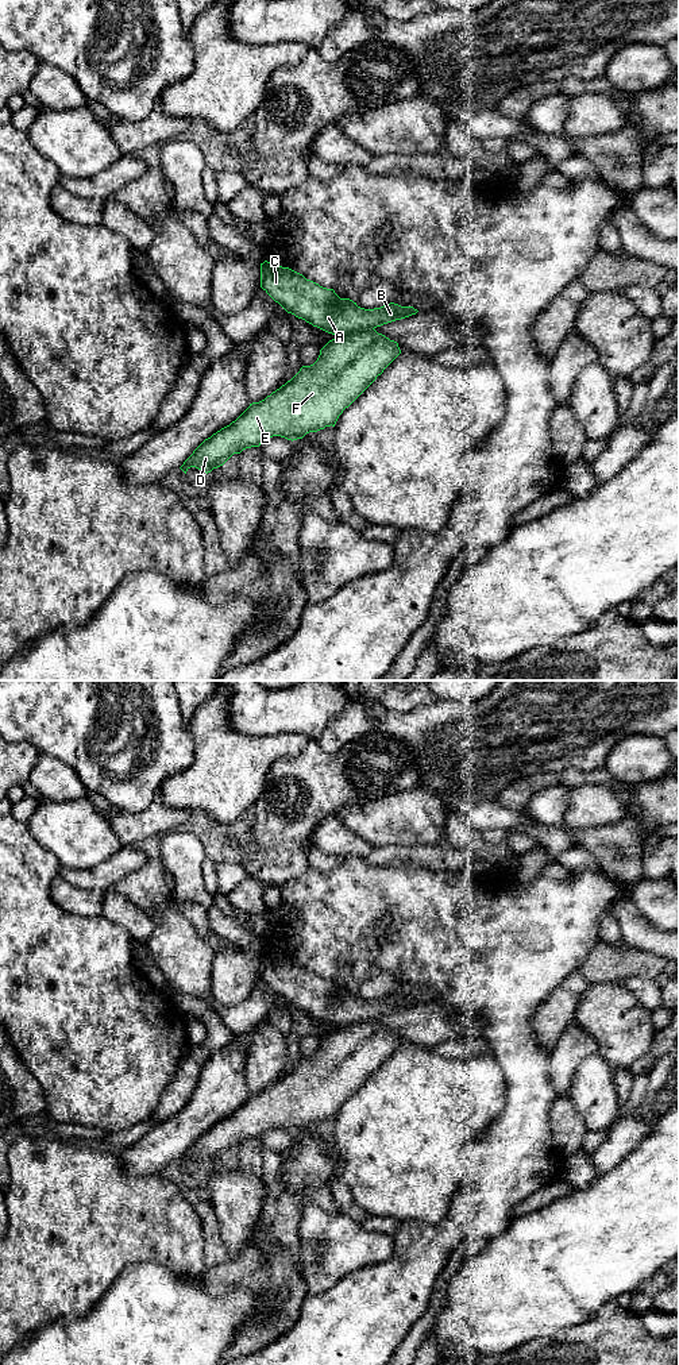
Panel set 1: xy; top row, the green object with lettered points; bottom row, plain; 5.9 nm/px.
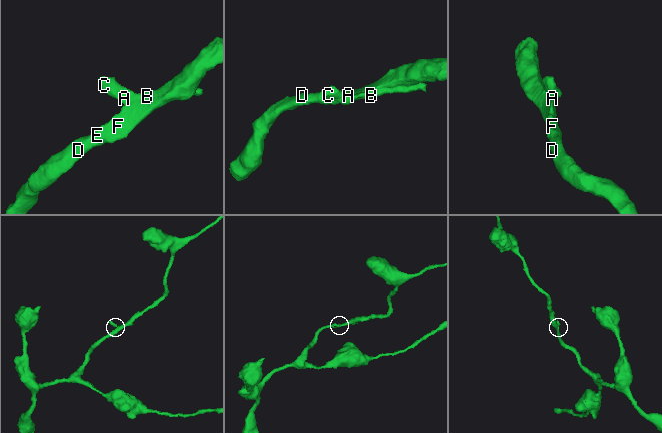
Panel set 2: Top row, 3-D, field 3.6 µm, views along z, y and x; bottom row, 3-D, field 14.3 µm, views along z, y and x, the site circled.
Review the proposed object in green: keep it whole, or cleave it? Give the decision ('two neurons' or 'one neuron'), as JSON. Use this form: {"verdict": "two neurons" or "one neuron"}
{"verdict": "two neurons"}

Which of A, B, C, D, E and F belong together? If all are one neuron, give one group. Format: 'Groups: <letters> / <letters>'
Groups: A B C / D E F

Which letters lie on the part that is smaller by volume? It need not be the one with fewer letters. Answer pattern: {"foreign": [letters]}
{"foreign": ["A", "B", "C"]}

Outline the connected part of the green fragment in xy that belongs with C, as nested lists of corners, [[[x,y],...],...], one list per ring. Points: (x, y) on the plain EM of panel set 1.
[[[267,952],[261,955],[261,979],[288,1005],[332,1026],[377,1019],[418,1003],[394,994],[374,1000],[360,999],[350,990],[340,990],[333,980]]]

